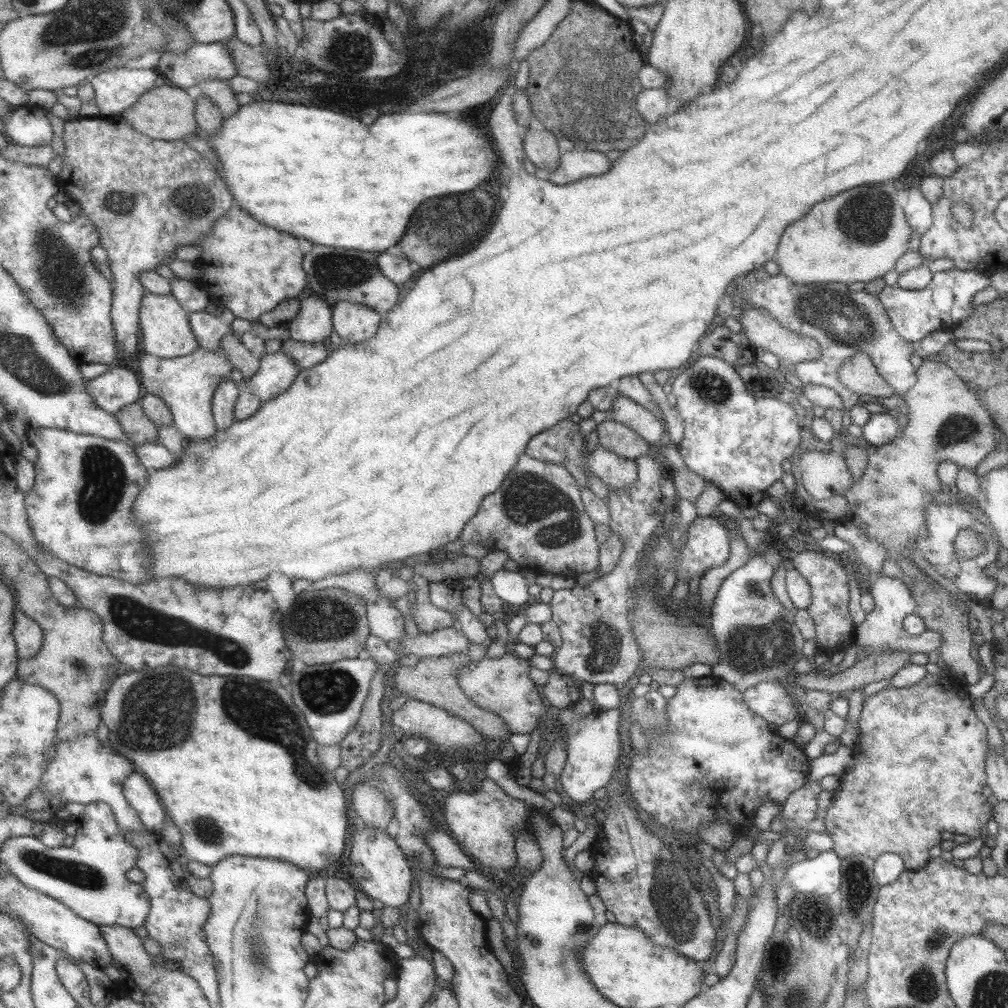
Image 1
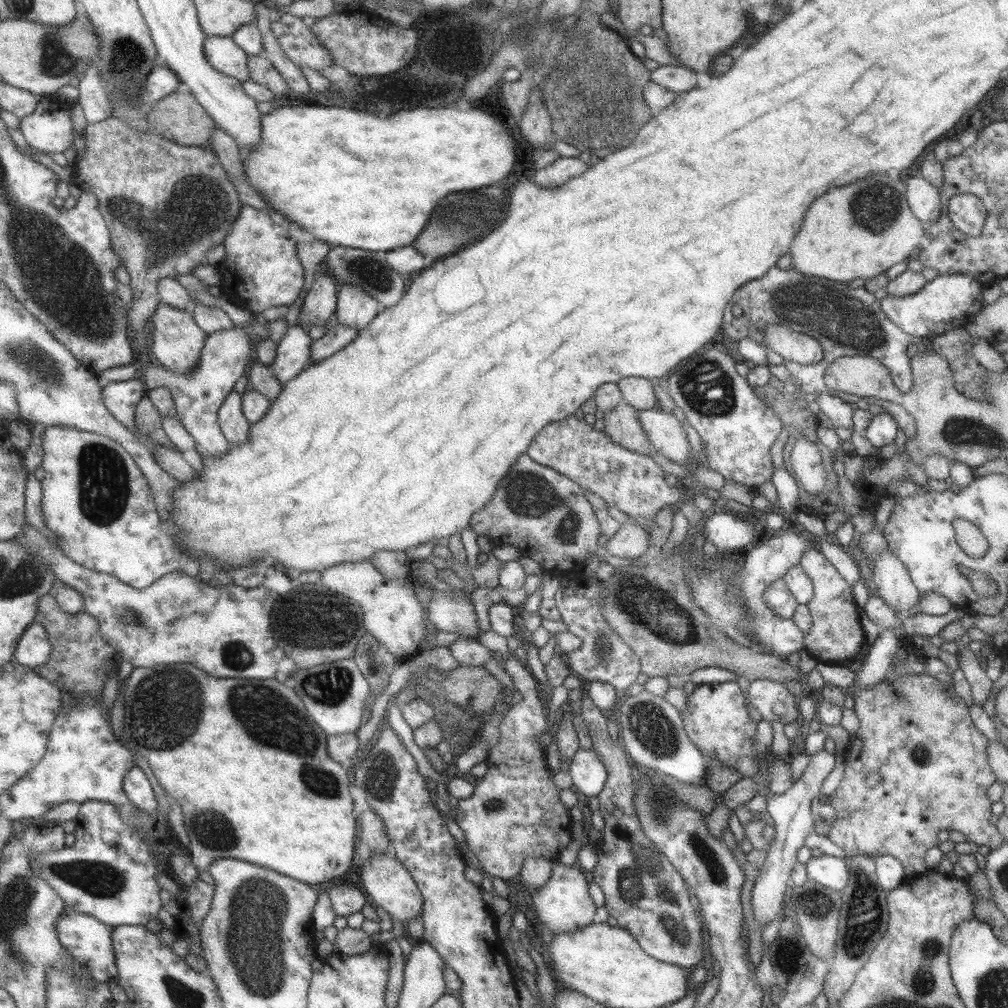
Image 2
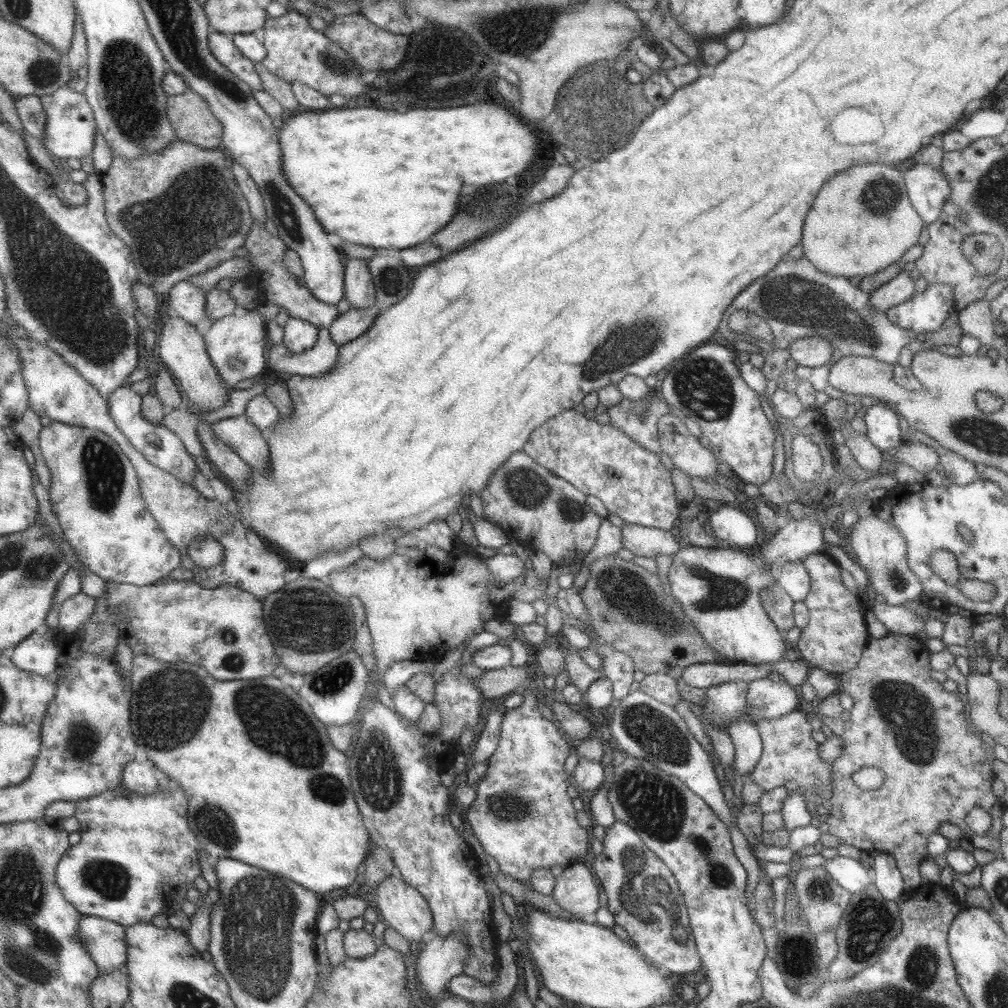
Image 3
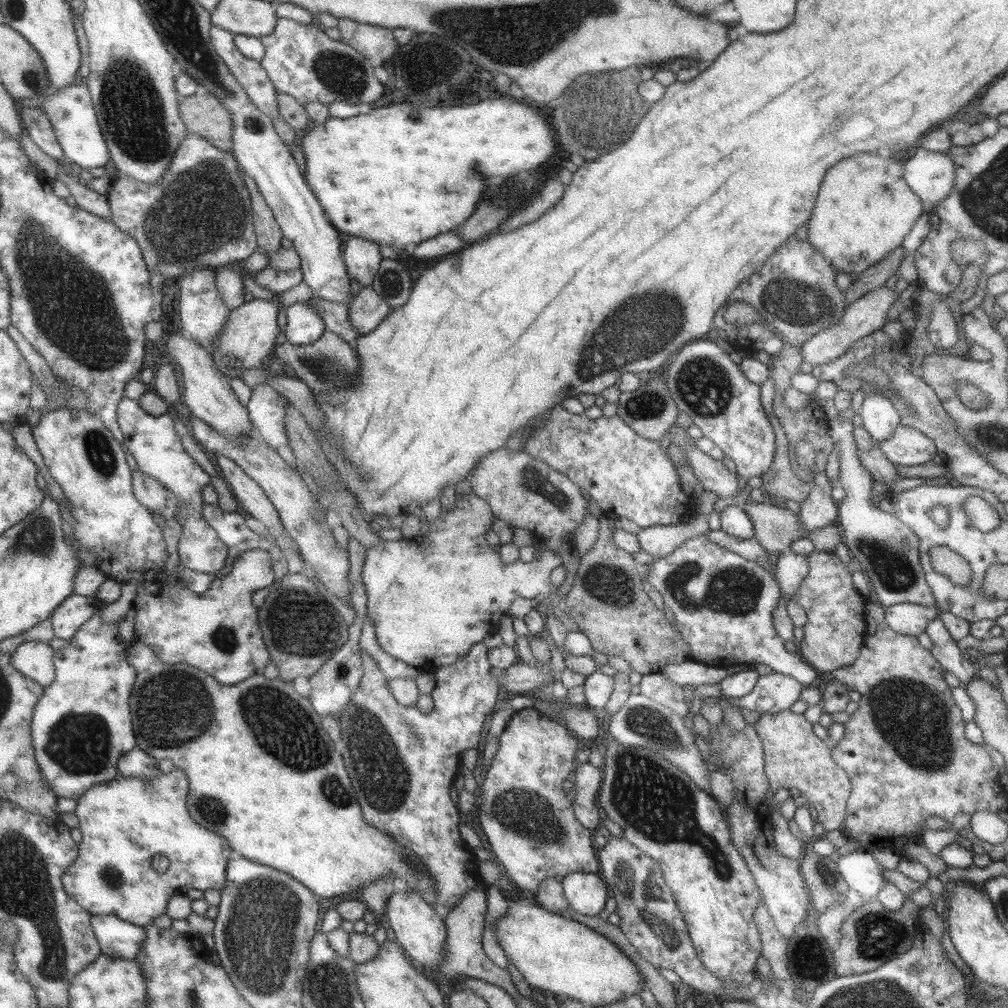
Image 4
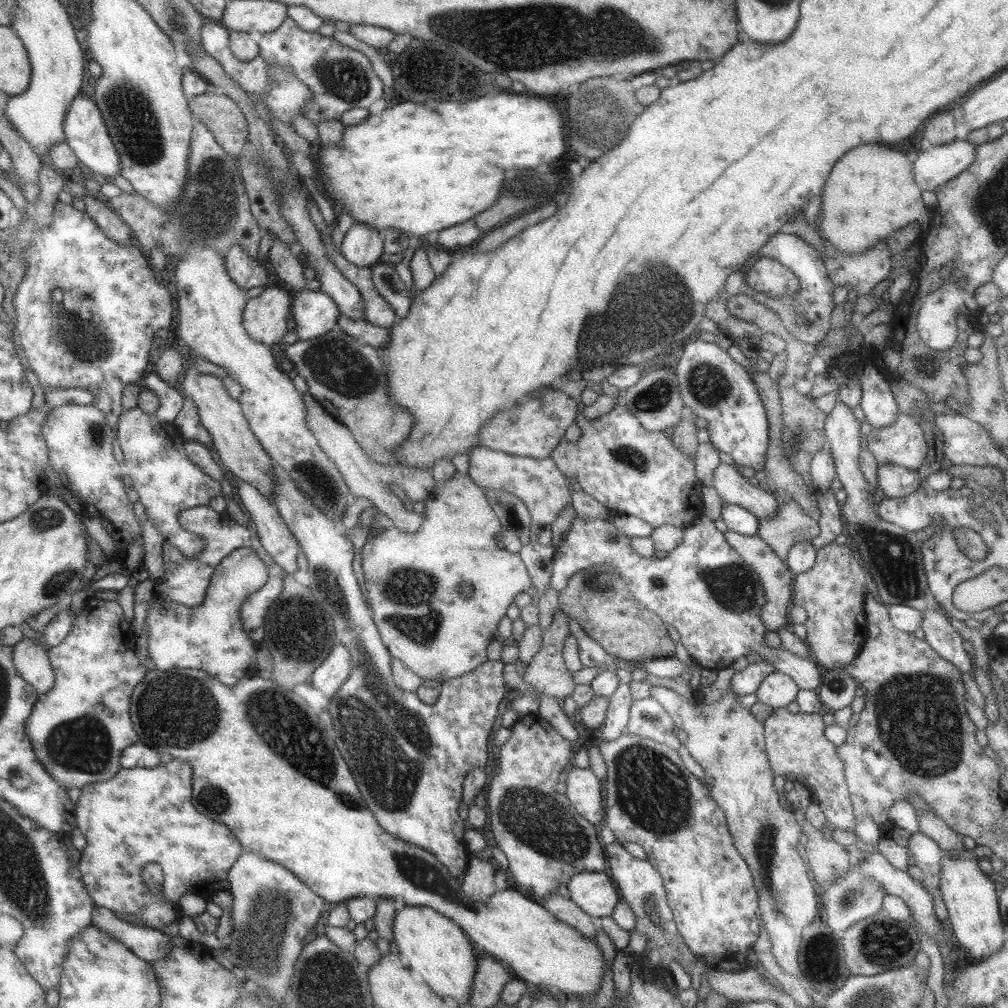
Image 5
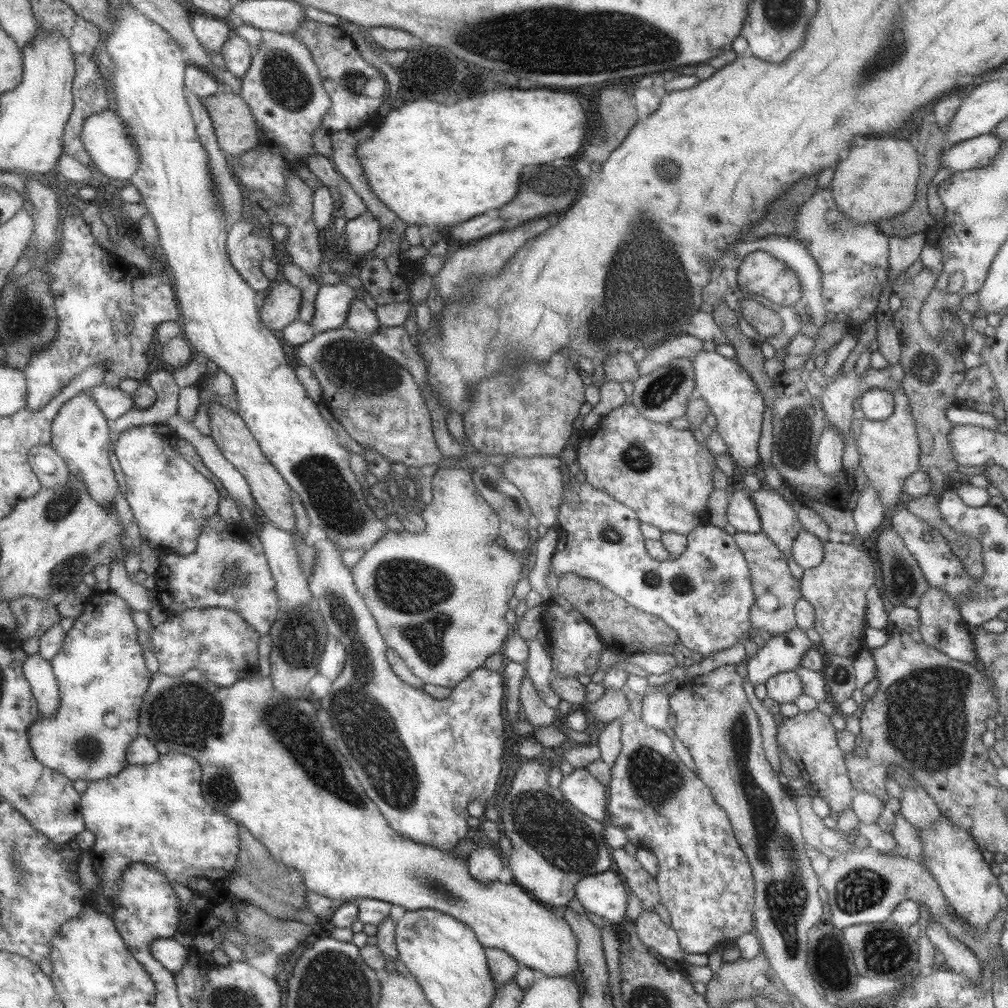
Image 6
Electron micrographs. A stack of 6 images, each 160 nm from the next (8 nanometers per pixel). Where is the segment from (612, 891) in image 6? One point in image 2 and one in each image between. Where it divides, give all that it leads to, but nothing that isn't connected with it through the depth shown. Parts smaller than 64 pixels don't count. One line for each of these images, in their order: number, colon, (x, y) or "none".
2: (562, 904)
3: (576, 889)
4: (586, 893)
5: (595, 893)

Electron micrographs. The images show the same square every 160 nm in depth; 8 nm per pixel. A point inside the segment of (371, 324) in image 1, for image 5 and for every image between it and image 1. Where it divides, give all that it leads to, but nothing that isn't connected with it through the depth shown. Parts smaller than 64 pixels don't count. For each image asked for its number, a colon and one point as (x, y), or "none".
2: (355, 308)
3: (358, 290)
4: (362, 258)
5: (361, 246)

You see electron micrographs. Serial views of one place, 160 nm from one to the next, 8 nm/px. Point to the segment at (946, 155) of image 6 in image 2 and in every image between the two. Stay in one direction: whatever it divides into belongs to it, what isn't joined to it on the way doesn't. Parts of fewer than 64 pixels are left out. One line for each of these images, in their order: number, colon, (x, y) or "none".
2: (922, 198)
3: (927, 188)
4: (930, 175)
5: (932, 168)

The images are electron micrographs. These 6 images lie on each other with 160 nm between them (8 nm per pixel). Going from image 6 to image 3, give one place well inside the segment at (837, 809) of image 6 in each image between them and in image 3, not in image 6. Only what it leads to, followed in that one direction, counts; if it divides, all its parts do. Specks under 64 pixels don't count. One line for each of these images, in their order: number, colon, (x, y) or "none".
3: (789, 753)
4: (794, 757)
5: (795, 746)

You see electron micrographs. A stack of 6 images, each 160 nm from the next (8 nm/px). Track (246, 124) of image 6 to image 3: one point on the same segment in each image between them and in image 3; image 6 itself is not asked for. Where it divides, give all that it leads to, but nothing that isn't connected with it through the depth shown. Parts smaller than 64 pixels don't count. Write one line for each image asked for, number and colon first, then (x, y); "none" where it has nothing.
3: (191, 115)
4: (204, 115)
5: (223, 117)

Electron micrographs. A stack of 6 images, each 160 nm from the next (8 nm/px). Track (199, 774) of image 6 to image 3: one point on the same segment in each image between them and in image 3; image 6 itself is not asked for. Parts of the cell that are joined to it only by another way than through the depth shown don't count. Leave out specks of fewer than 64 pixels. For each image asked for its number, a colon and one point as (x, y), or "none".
3: (135, 849)
4: (125, 822)
5: (142, 815)

